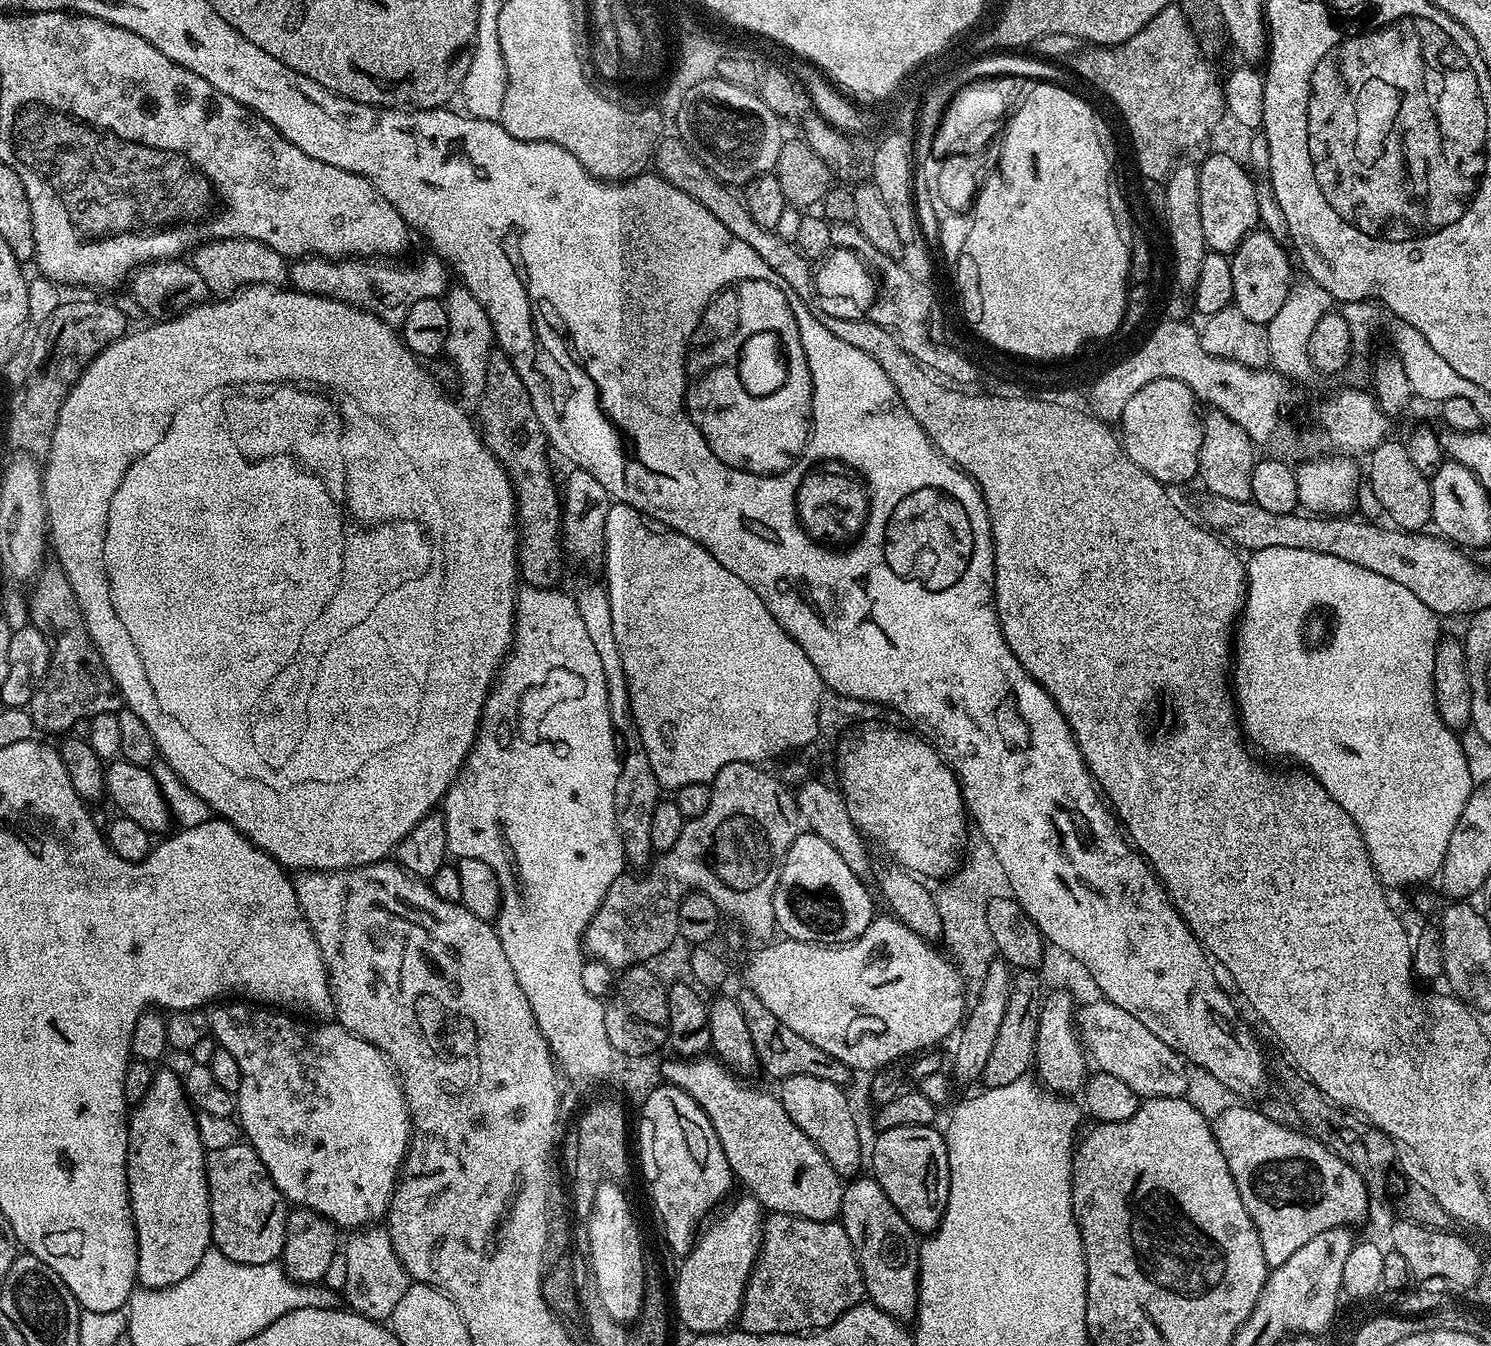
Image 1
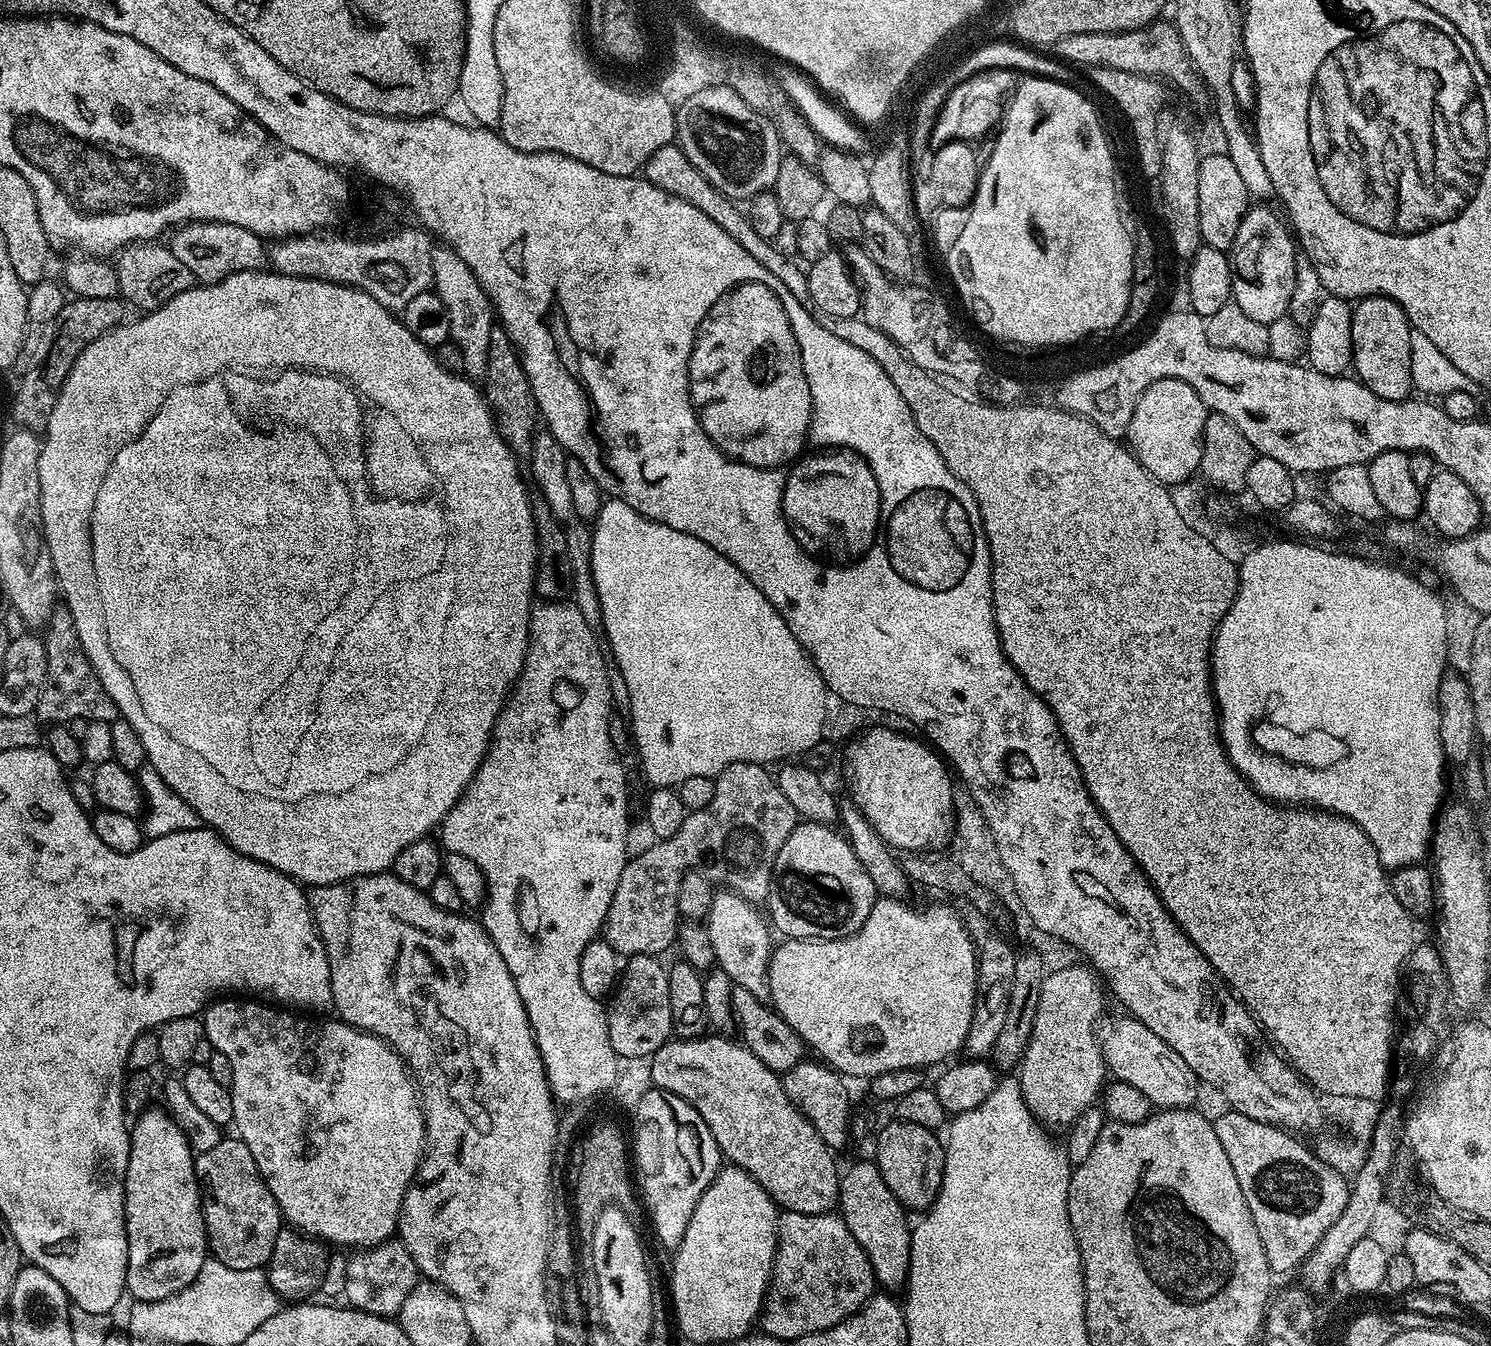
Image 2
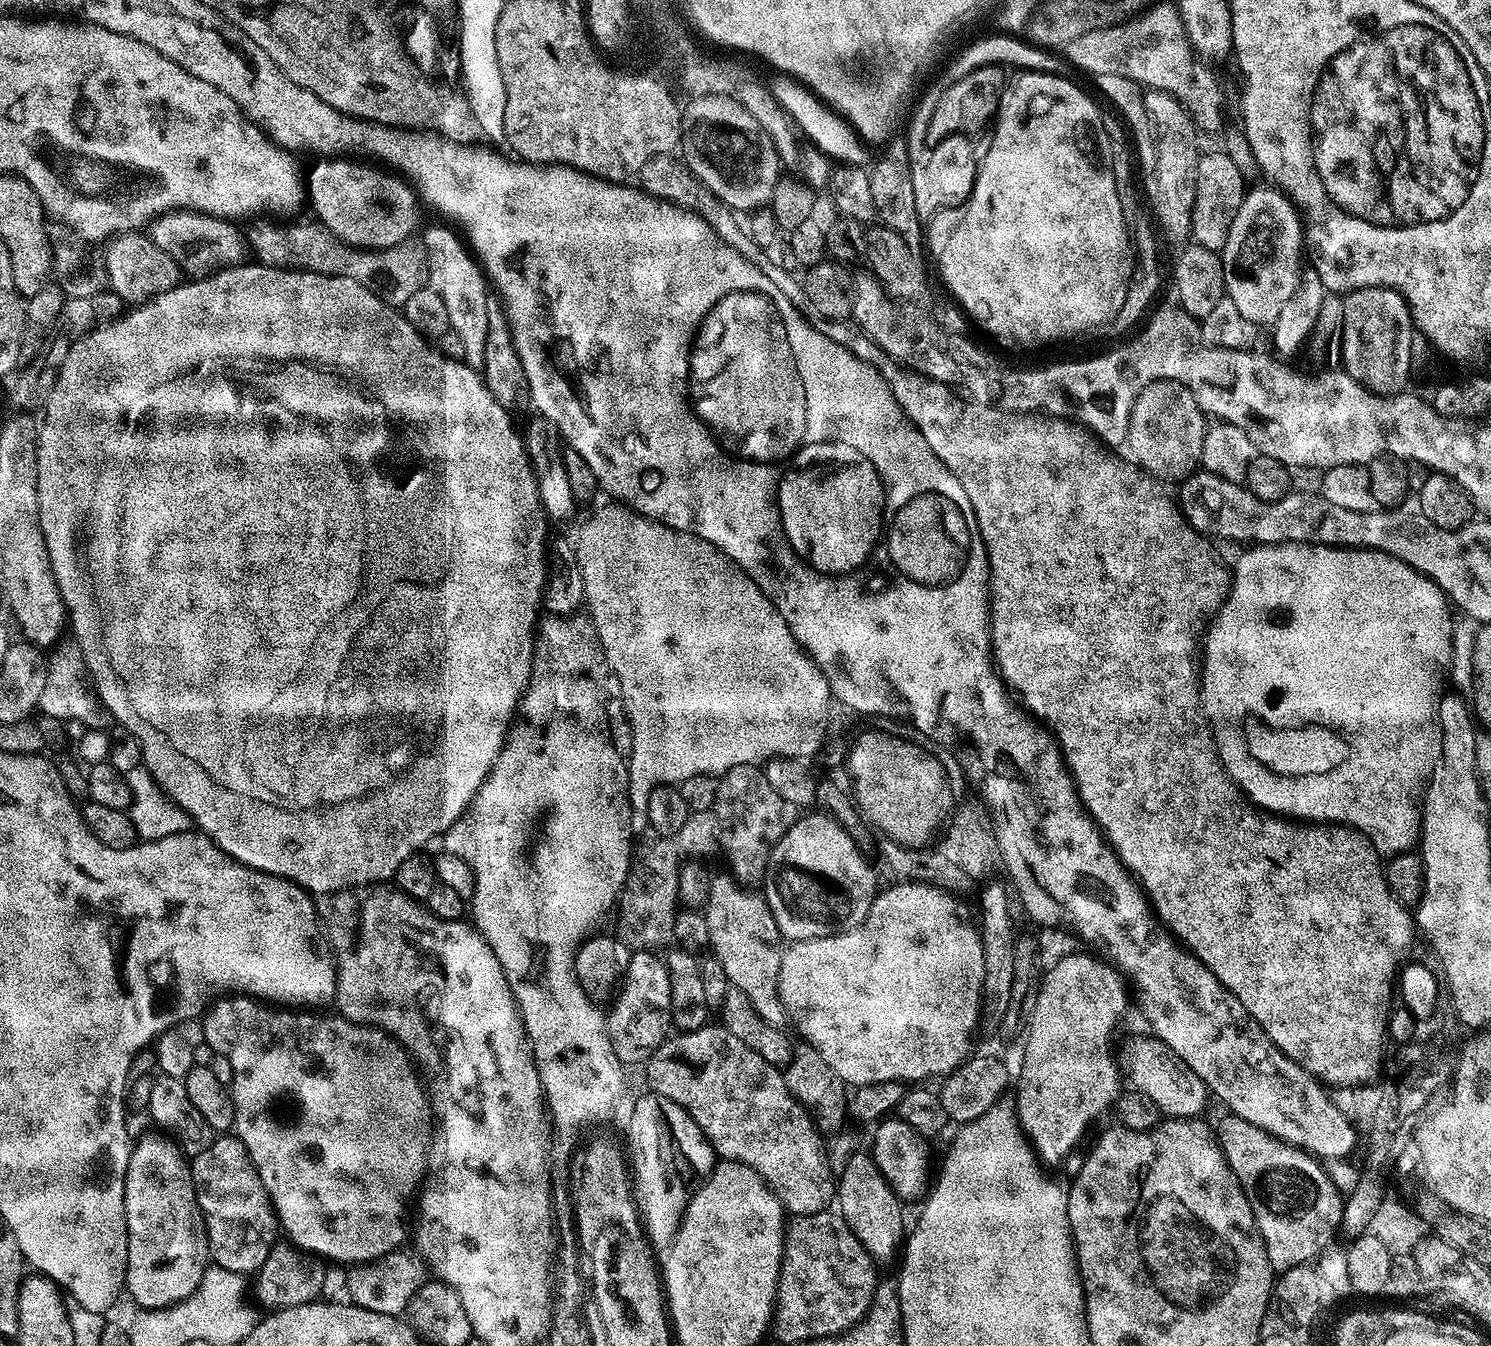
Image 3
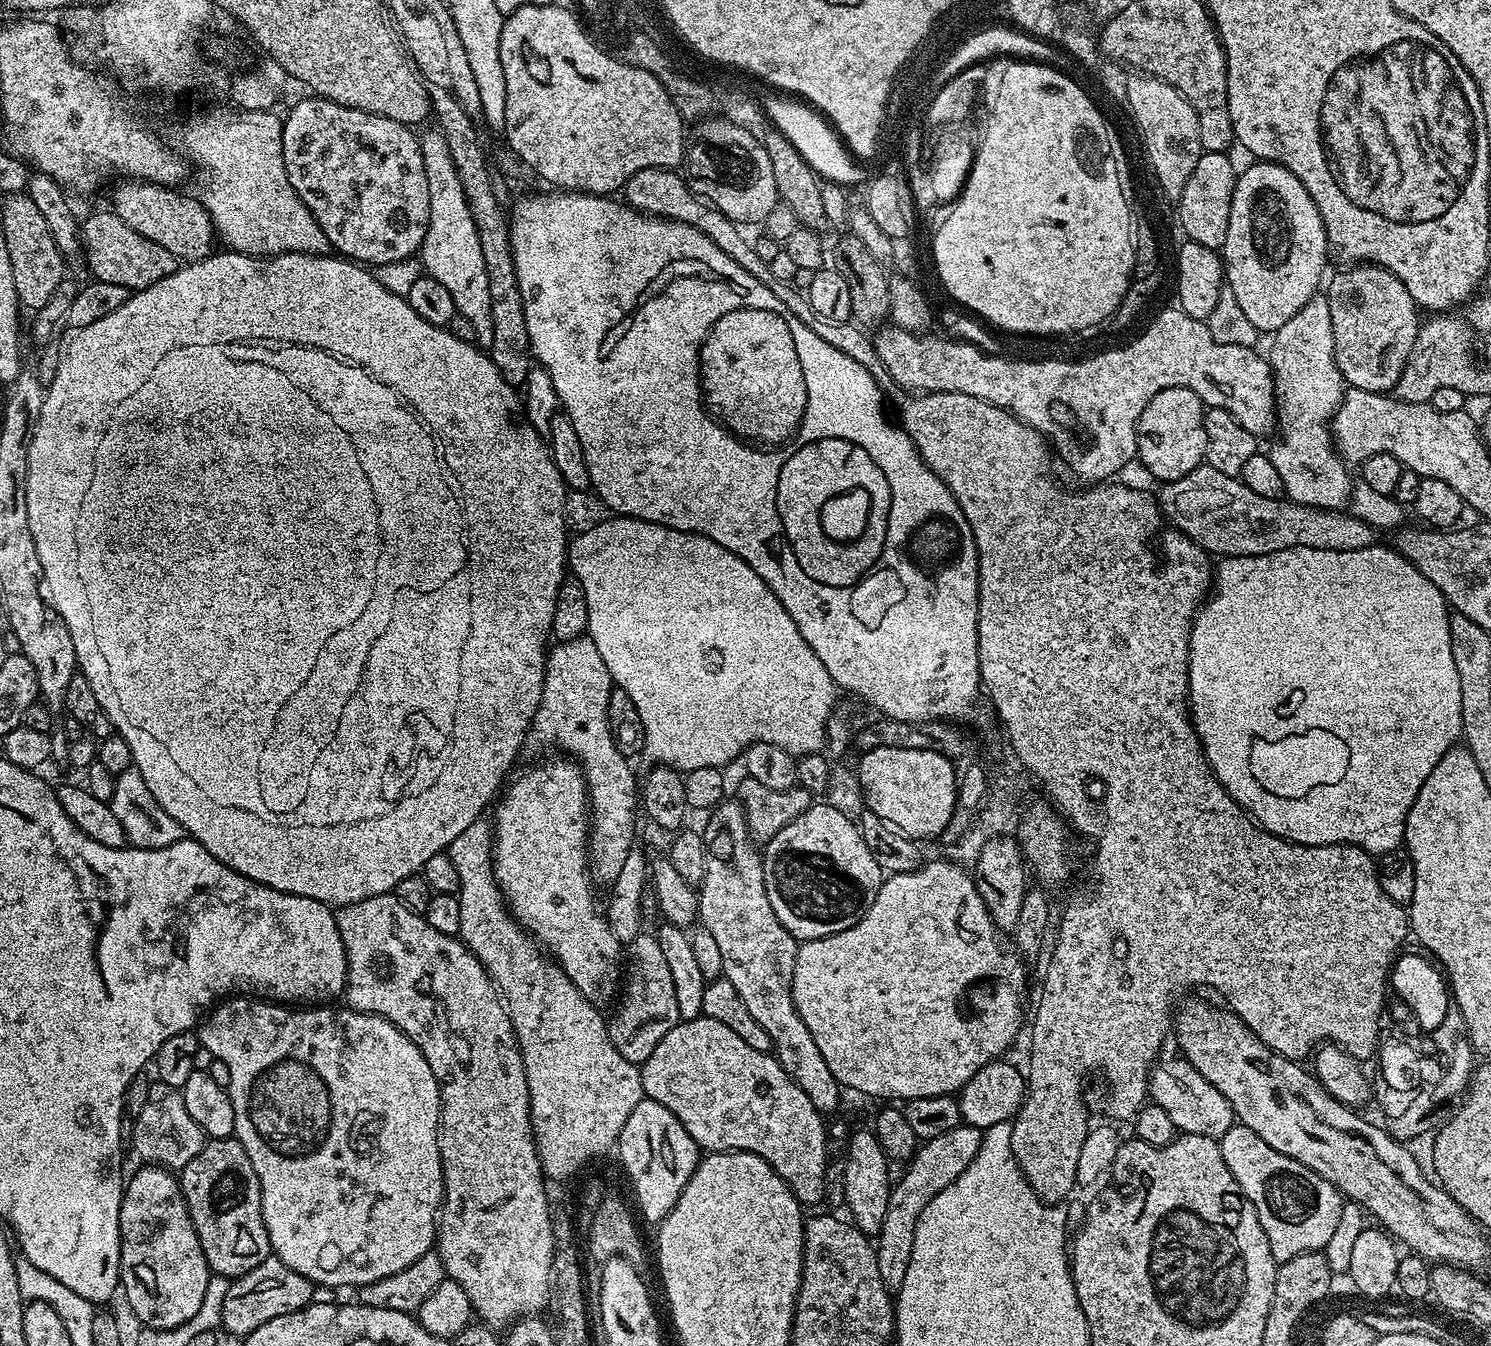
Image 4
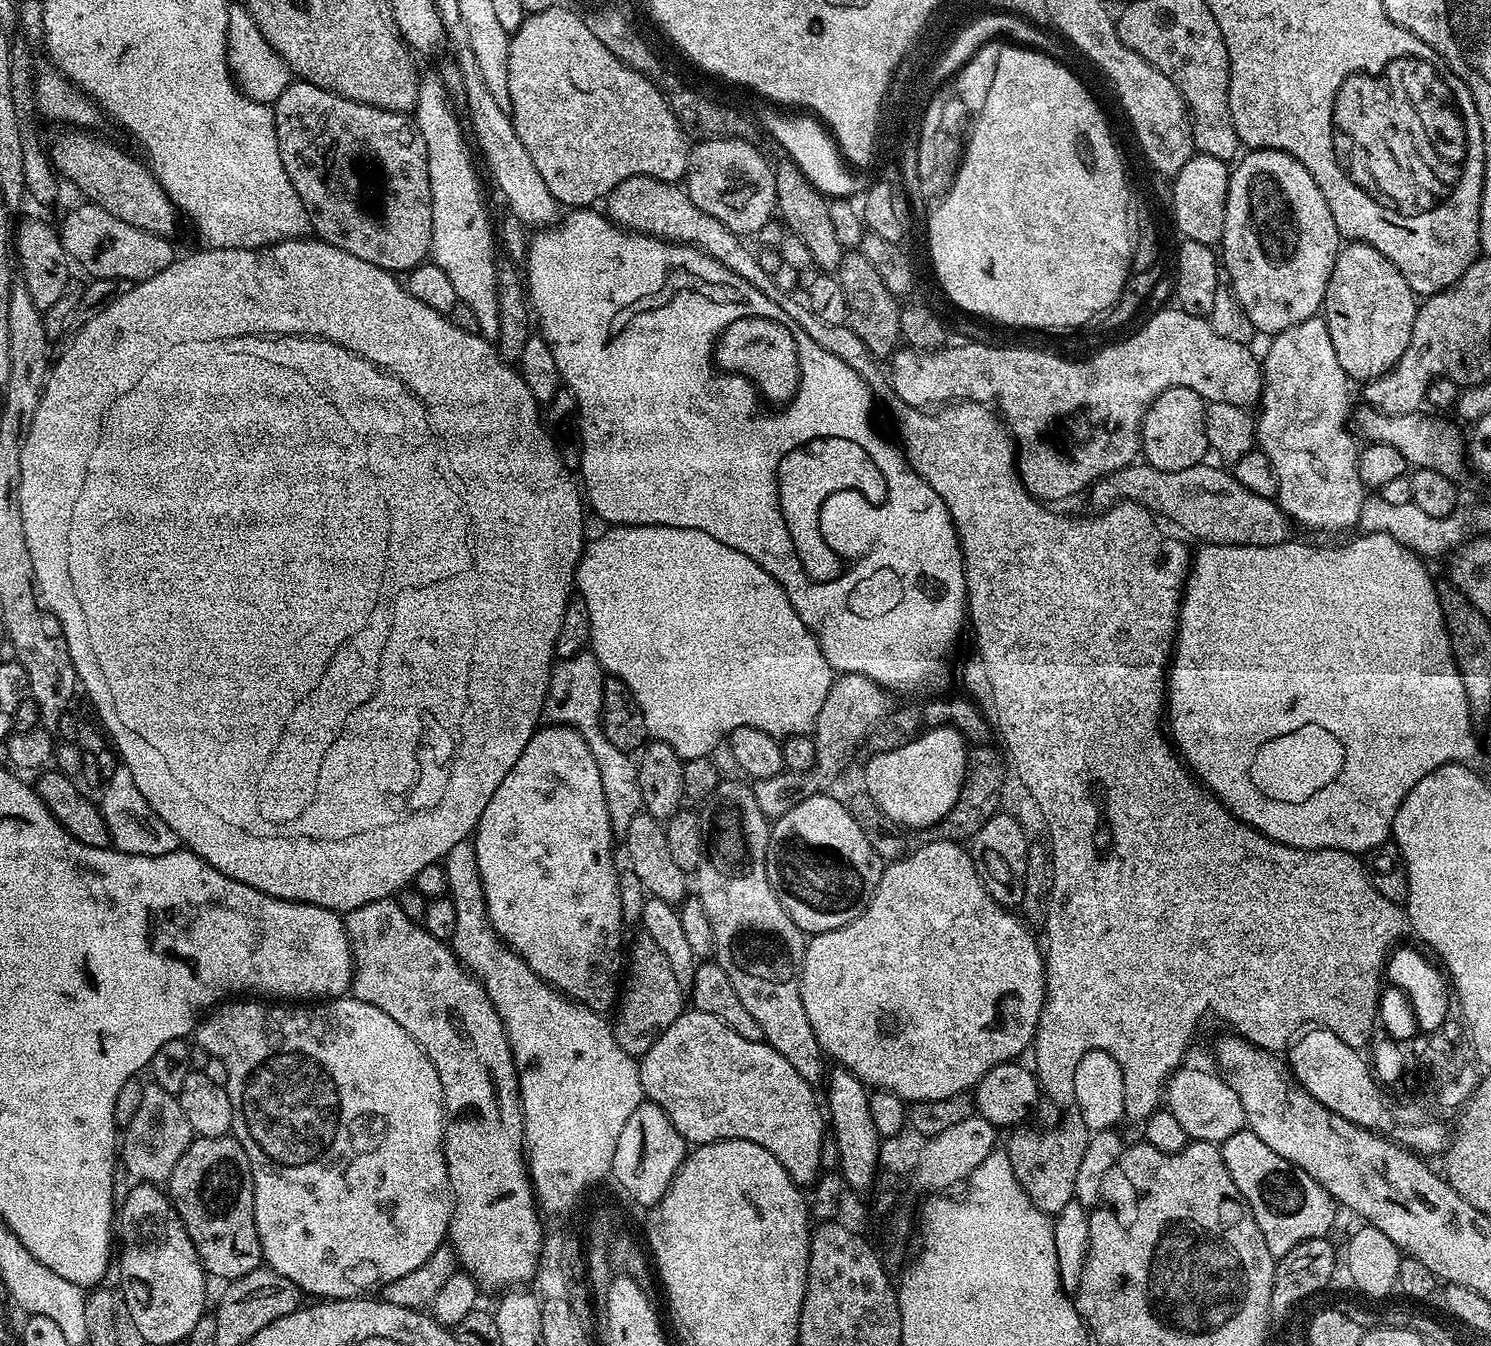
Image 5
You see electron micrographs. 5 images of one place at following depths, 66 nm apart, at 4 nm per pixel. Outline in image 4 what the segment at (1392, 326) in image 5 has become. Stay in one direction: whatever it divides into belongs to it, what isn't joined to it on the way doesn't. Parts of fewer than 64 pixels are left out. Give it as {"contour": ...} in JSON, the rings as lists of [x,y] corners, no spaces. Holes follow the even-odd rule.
{"contour":[[[1356,262],[1351,266],[1344,266],[1340,273],[1327,281],[1328,305],[1330,306],[1330,322],[1334,330],[1334,358],[1338,370],[1342,374],[1348,388],[1370,390],[1371,392],[1389,393],[1395,389],[1404,373],[1406,362],[1412,353],[1416,341],[1416,331],[1422,323],[1414,298],[1406,290],[1406,286],[1390,270],[1379,264]]]}

